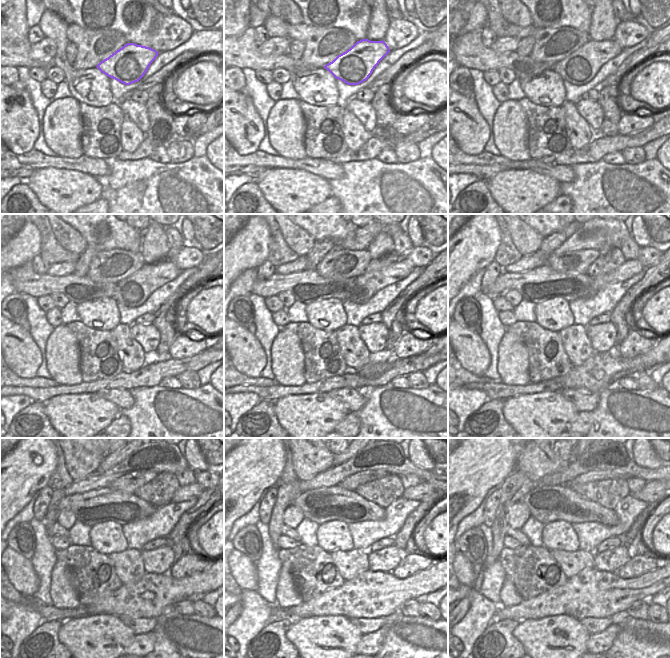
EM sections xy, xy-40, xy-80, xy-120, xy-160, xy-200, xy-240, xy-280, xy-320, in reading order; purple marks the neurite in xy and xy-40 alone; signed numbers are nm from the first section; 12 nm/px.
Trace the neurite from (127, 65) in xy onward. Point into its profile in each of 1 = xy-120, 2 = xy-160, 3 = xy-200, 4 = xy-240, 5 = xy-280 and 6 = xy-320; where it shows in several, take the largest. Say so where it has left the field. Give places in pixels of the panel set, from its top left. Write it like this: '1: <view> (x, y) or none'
1: xy-120 (133, 291)
2: xy-160 (367, 284)
3: xy-200 (631, 267)
4: xy-240 (184, 493)
5: xy-280 (417, 493)
6: xy-320 (651, 492)

